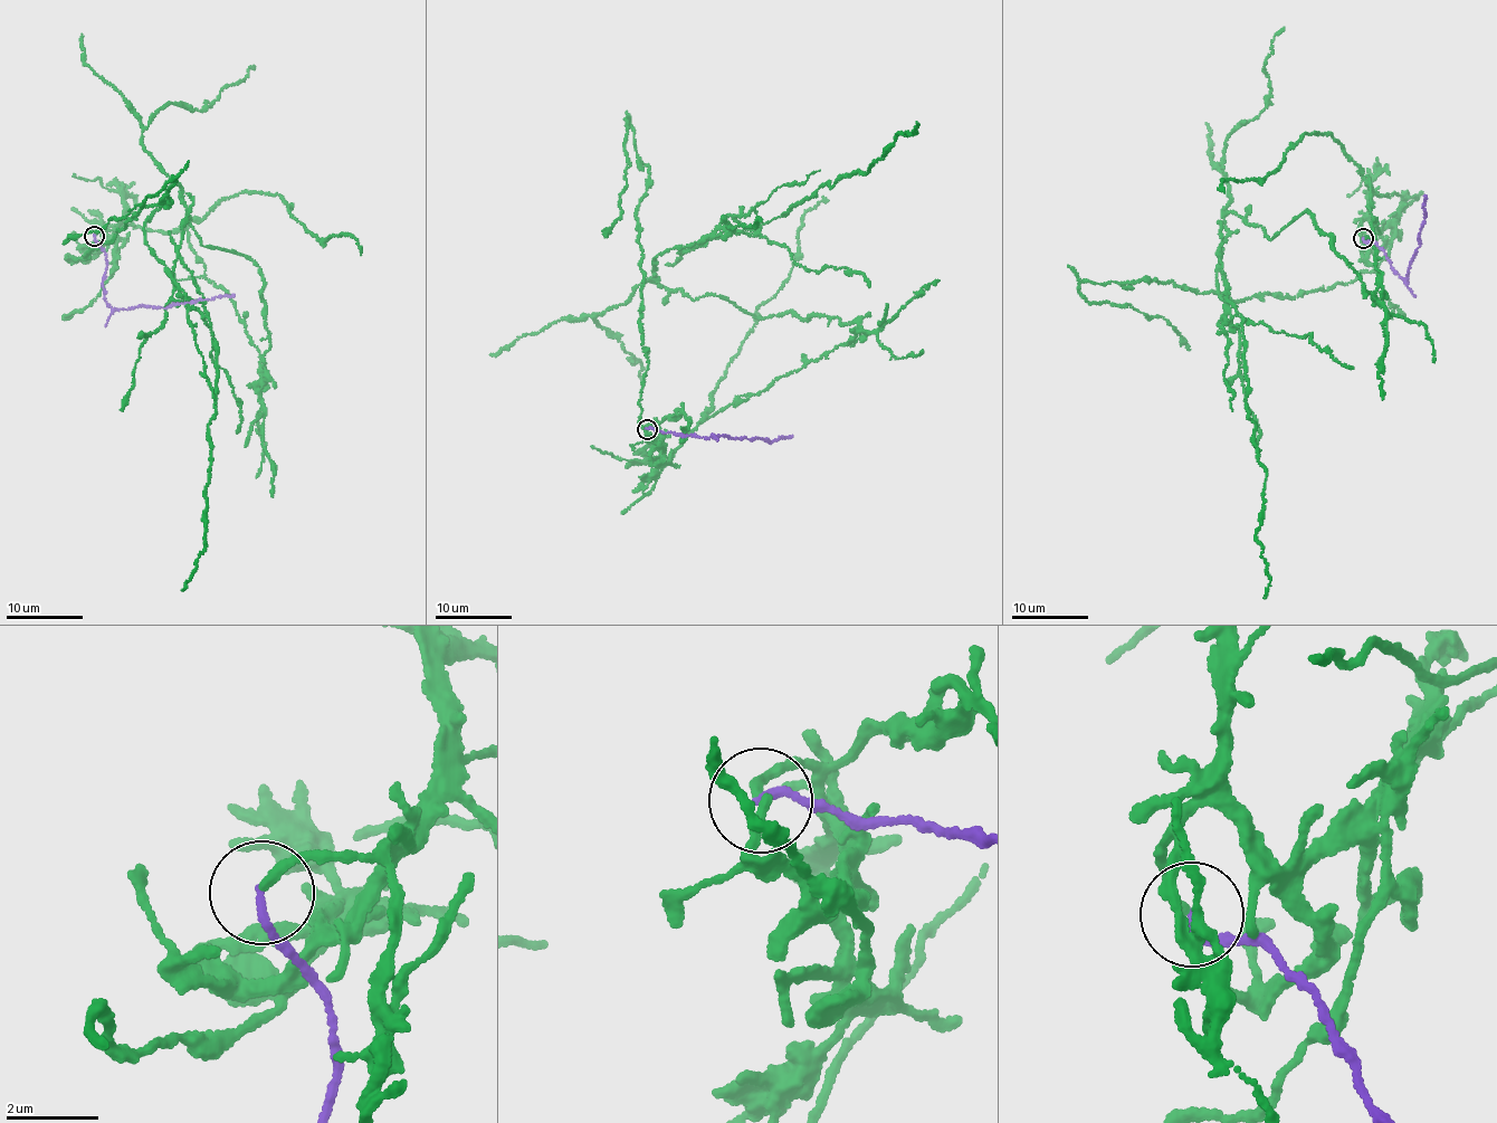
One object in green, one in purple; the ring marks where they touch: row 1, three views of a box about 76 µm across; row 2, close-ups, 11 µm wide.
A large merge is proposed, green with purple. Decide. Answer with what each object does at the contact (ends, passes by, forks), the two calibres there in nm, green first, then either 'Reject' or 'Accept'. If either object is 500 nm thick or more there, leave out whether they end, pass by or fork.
At the ring green ends. At the ring purple ends. Thickness 200 nm (green) against 160 nm. Reject

